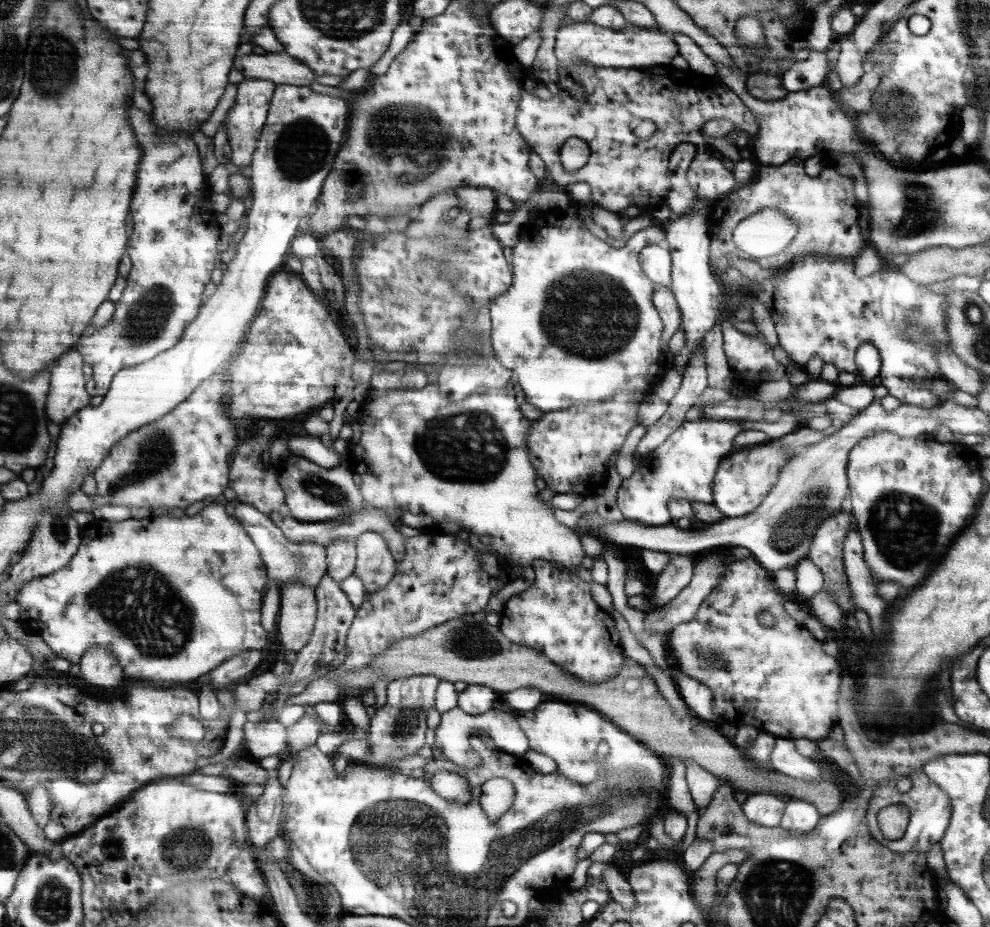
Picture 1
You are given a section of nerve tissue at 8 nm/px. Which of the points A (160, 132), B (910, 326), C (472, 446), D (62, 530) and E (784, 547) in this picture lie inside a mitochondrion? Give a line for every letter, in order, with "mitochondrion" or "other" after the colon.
A: other
B: mitochondrion
C: mitochondrion
D: mitochondrion
E: mitochondrion

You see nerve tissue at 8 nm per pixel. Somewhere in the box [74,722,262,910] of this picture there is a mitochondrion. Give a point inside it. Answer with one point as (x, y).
(185, 849)

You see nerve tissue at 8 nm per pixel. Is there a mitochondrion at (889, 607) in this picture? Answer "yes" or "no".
no

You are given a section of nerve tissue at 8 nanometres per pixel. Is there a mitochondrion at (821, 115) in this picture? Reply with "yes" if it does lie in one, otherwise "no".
no

